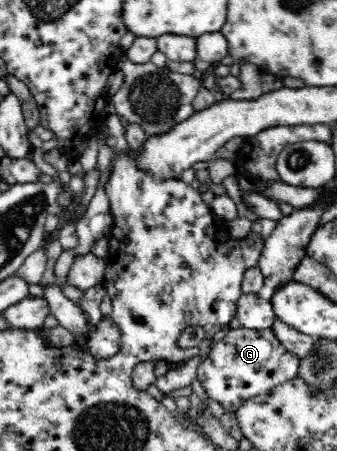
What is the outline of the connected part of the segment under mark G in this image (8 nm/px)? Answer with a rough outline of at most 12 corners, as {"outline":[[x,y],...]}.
{"outline":[[235,325],[198,365],[234,413],[293,381],[300,358],[271,328]]}

